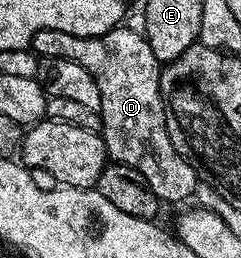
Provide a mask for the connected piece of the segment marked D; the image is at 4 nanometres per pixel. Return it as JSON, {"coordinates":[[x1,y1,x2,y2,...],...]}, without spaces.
{"coordinates":[[120,24,114,30,105,32,101,36,93,36,92,38,82,38,81,36,73,36,69,32,57,32,56,30,42,30,33,36,30,49,34,51,40,59,45,58,68,58,77,64,81,64,81,68,85,68,85,72,89,72,89,76,93,76,93,80,97,80,97,88,101,92,101,104,98,108,98,113,101,115,101,133,103,136,103,143,107,149,107,157,112,163,120,166,128,166,137,172,141,172,141,176,149,184,149,188,159,198,160,203,167,204,167,202,183,202,186,198,190,199,194,195,197,185,197,175,193,167,185,160,185,156,181,156,177,152,177,148,173,148,173,140,169,140,169,132,167,131,167,109,163,107,164,98,161,96,161,88,159,87,161,81,161,64,157,60,157,56,153,56,153,48,149,48,146,37,138,29,126,30,126,25]]}

